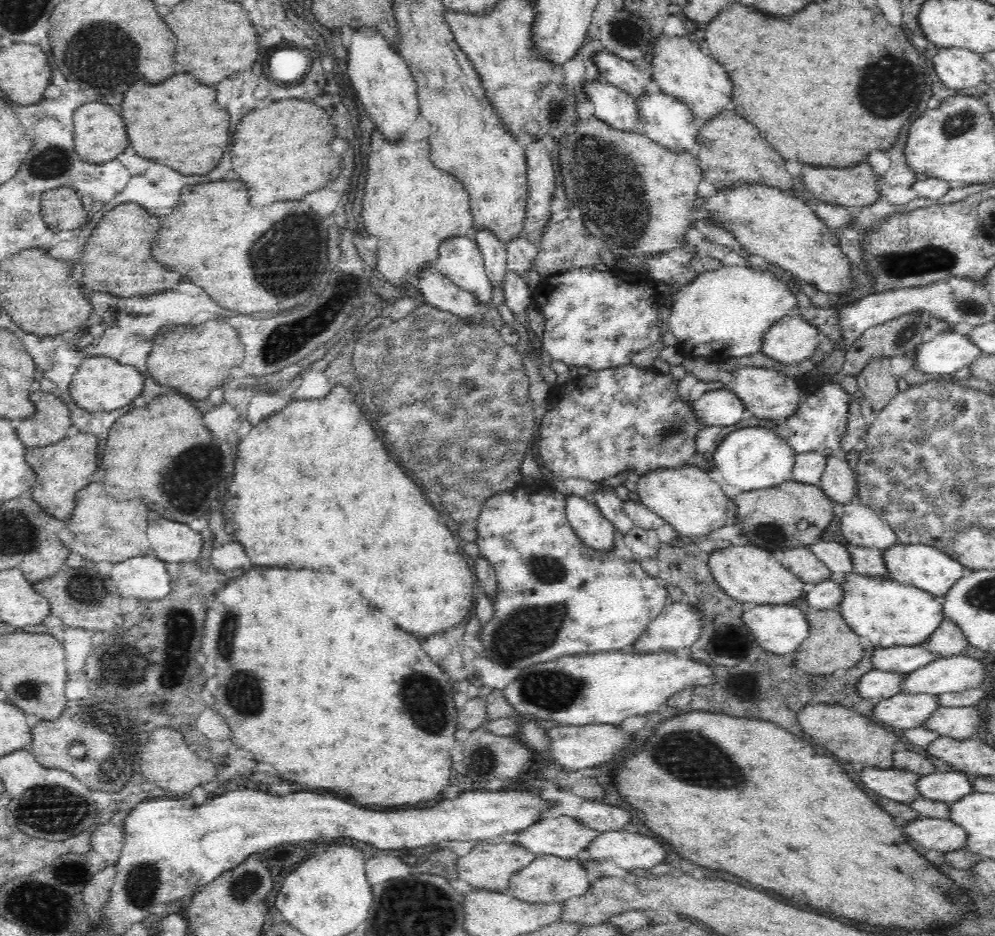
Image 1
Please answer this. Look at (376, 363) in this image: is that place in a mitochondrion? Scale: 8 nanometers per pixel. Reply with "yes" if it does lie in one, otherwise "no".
no

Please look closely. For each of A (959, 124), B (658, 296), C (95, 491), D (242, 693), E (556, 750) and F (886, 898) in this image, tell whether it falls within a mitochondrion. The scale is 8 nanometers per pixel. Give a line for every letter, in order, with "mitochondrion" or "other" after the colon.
A: mitochondrion
B: other
C: other
D: mitochondrion
E: other
F: other

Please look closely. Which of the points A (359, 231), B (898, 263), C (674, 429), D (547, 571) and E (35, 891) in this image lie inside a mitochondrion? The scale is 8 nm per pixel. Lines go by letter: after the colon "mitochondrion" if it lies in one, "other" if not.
A: other
B: mitochondrion
C: mitochondrion
D: mitochondrion
E: other

